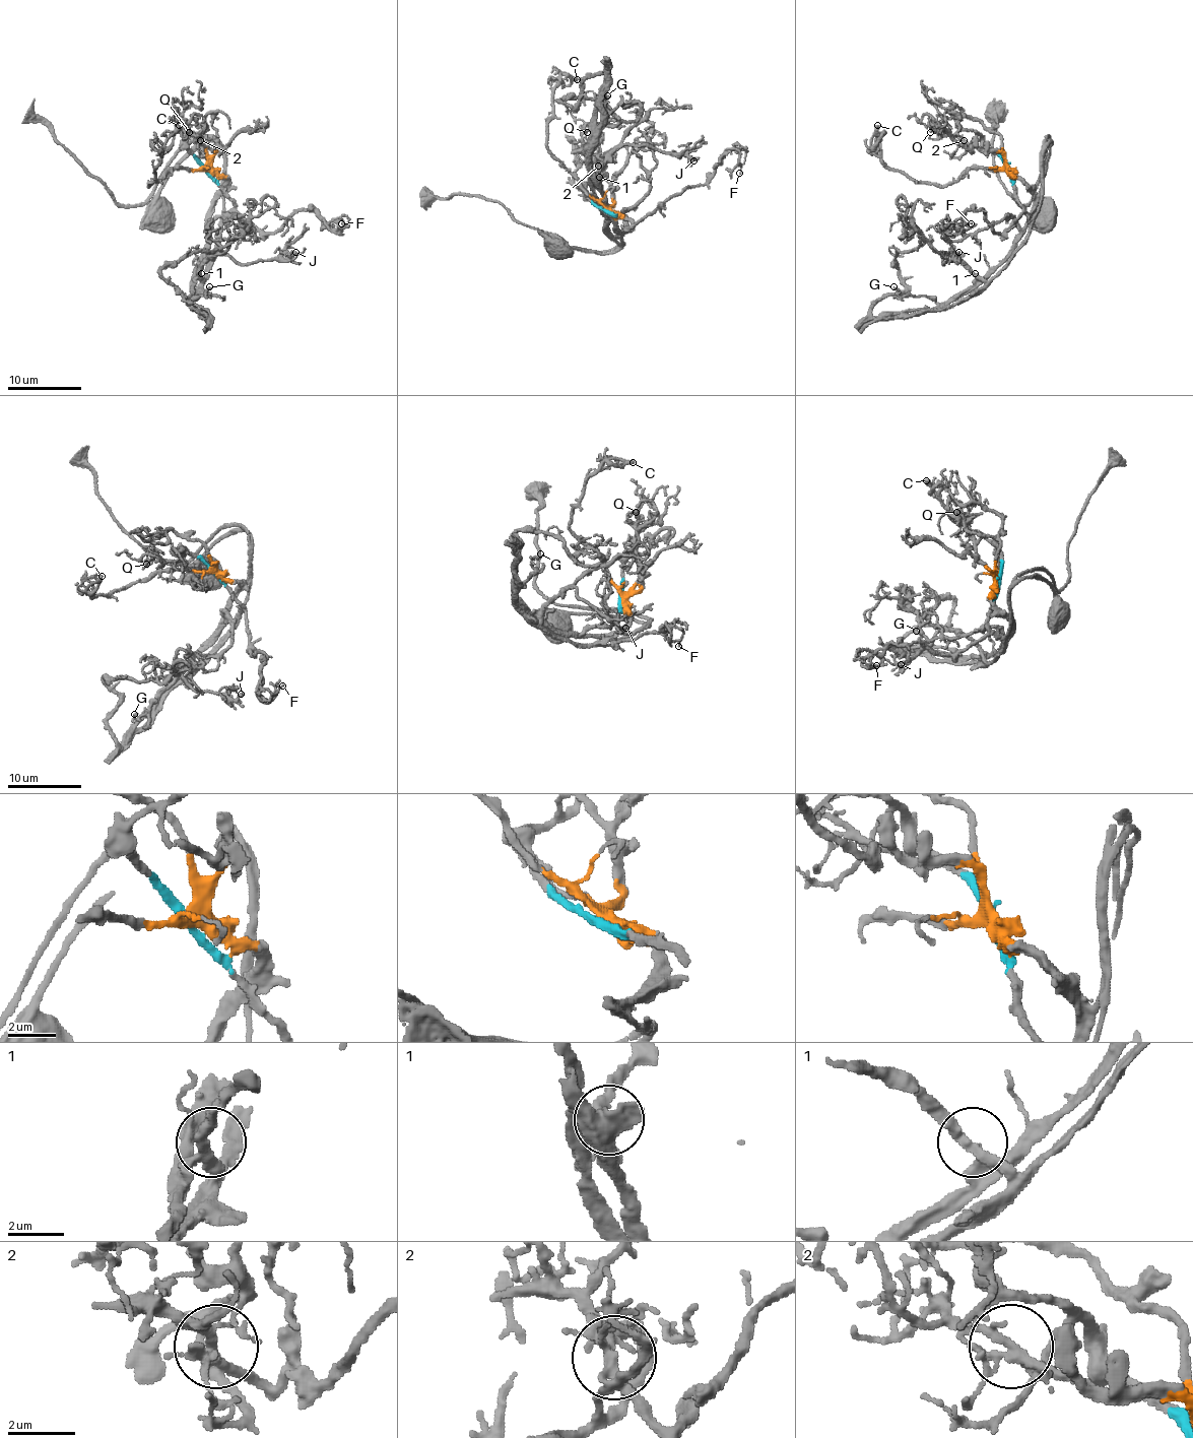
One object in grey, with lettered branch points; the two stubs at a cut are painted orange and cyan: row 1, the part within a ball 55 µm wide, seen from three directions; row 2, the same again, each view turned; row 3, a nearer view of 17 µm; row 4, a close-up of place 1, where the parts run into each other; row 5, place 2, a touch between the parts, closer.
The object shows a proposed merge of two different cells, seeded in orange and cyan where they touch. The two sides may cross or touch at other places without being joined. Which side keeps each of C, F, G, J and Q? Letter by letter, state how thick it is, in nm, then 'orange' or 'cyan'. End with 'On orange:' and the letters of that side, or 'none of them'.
C: calibre 300 nm; orange
F: calibre 70 nm; cyan
G: calibre 200 nm; orange
J: calibre 150 nm; cyan
Q: calibre 130 nm; orange
On orange: C, G, Q

